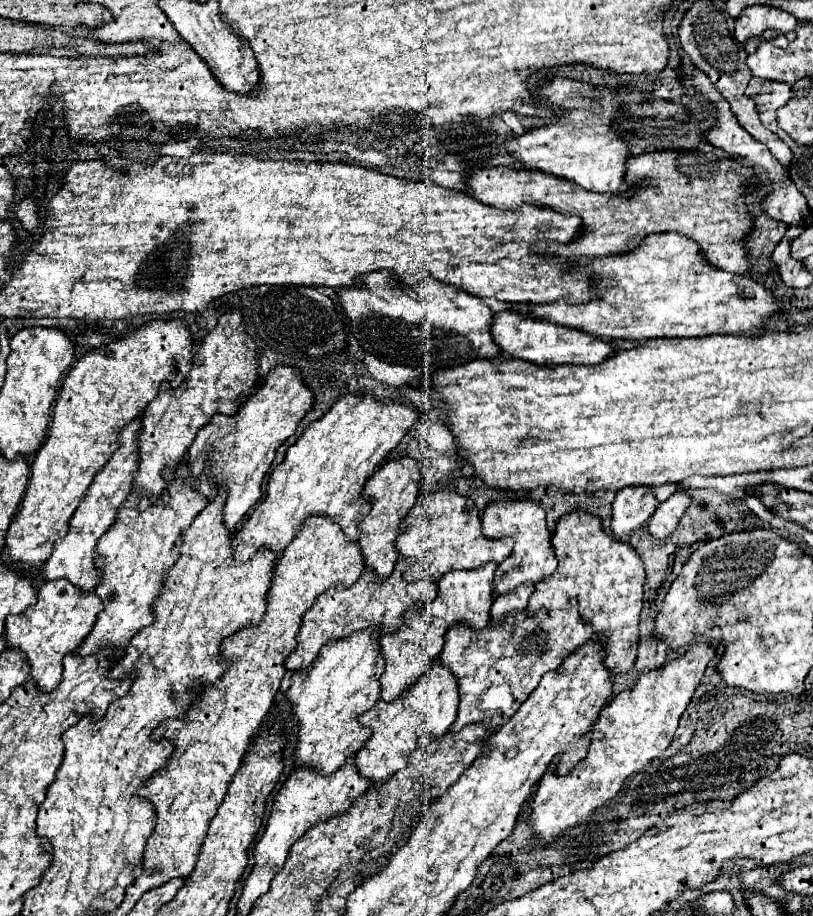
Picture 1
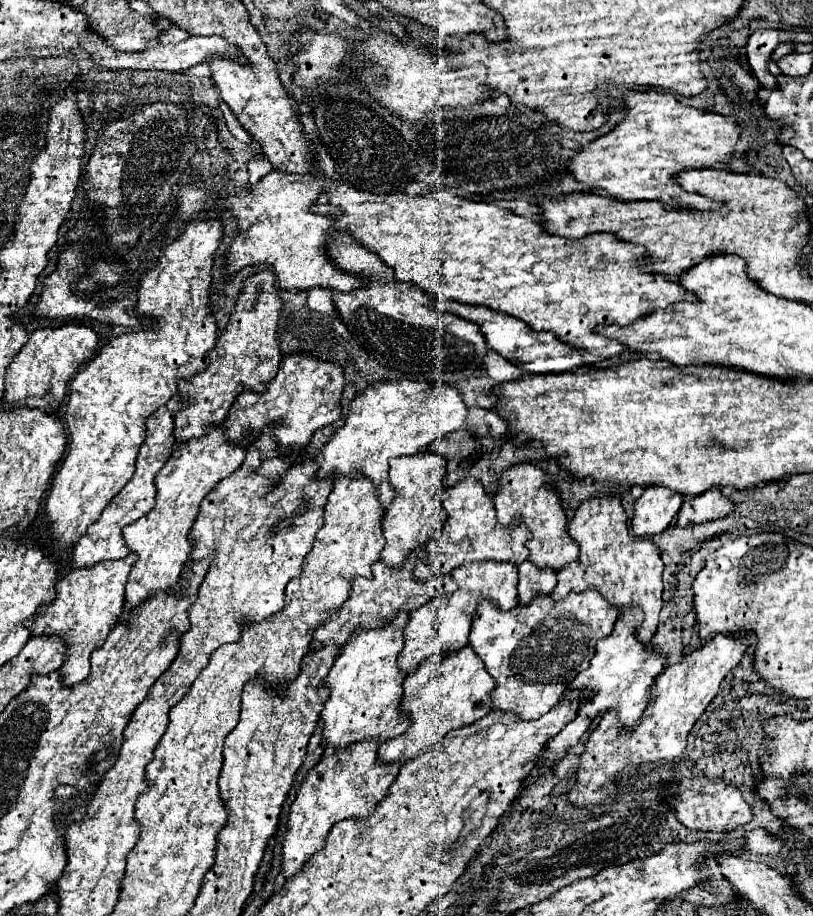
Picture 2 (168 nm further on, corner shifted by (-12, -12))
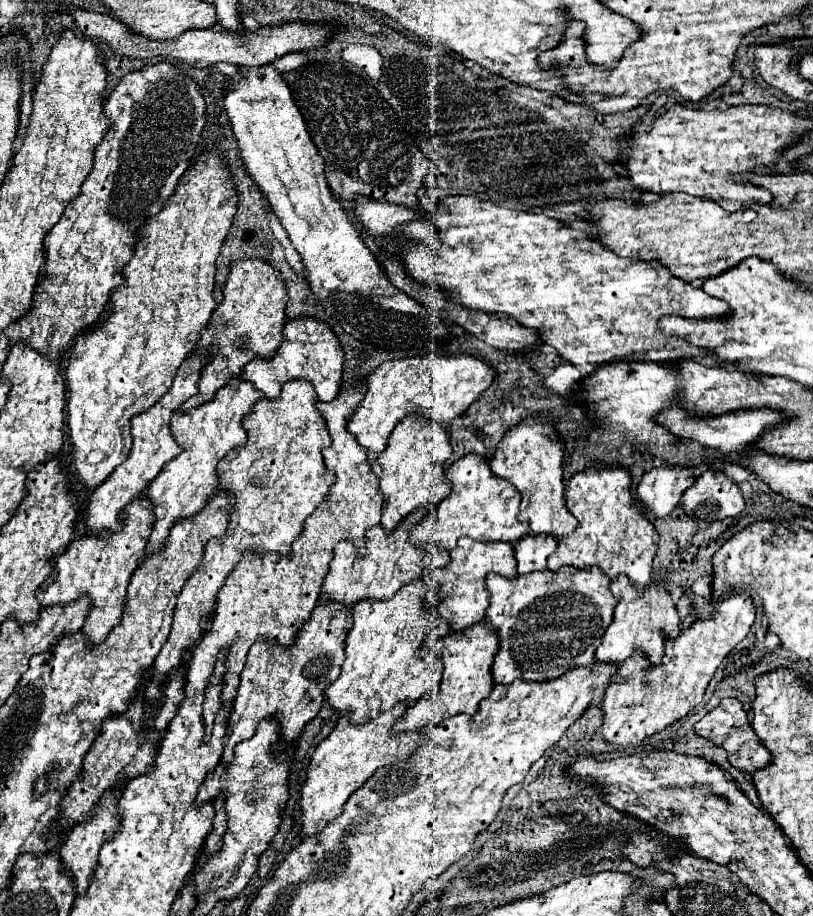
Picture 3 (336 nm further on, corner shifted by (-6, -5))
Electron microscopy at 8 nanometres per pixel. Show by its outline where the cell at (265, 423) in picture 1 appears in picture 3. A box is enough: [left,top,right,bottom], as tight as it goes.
[242,318,344,402]

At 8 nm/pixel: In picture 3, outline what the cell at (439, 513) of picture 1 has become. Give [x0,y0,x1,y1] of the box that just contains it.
[418,454,530,550]

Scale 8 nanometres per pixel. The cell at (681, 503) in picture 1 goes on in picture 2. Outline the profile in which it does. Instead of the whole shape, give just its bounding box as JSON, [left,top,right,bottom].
[678,489,732,527]

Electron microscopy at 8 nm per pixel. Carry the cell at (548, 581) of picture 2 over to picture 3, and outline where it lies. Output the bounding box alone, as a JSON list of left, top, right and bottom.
[514,534,558,574]

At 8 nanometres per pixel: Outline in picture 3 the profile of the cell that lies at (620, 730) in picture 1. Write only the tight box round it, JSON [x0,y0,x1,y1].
[602,592,756,746]

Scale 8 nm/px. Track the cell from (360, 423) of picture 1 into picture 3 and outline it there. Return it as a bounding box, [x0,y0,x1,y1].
[348,354,496,476]

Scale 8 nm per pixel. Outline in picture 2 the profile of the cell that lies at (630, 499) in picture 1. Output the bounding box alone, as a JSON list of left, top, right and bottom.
[632,489,684,537]

